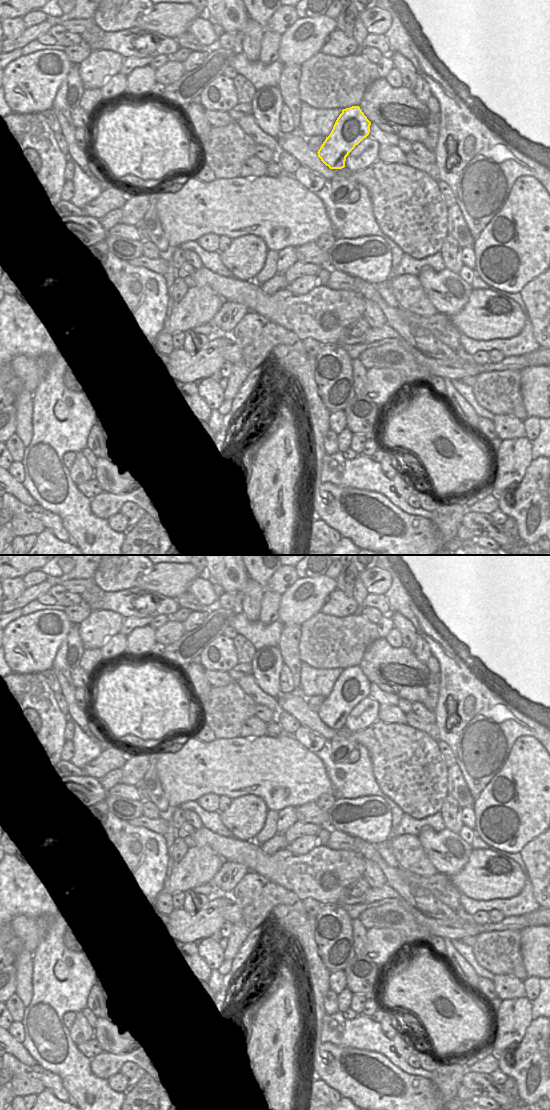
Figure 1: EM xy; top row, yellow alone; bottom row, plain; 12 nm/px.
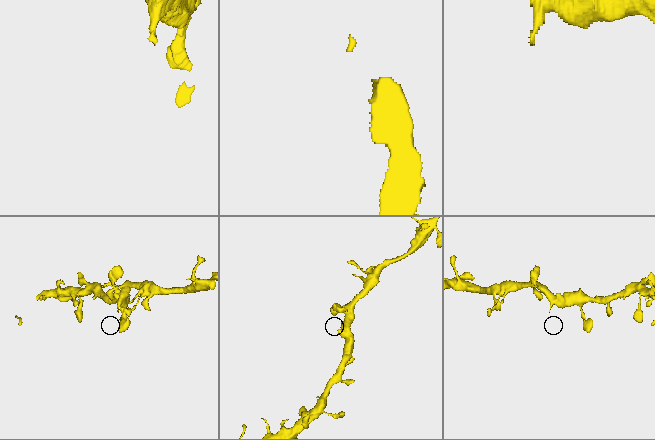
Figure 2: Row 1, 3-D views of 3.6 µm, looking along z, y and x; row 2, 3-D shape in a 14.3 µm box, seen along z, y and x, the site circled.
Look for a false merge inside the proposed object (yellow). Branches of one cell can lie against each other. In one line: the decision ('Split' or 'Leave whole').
Leave whole

